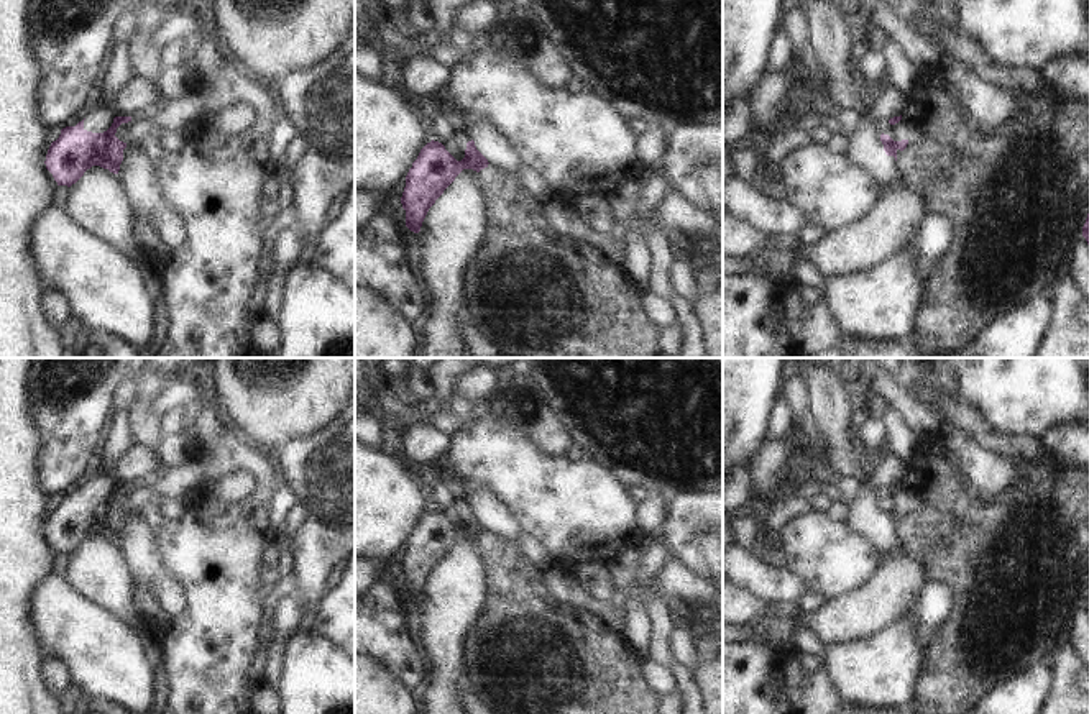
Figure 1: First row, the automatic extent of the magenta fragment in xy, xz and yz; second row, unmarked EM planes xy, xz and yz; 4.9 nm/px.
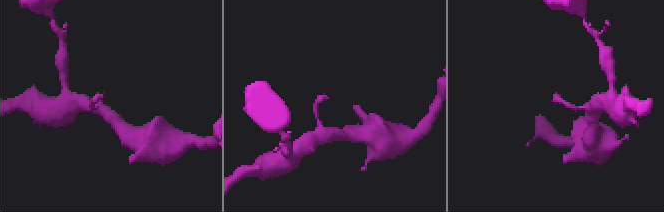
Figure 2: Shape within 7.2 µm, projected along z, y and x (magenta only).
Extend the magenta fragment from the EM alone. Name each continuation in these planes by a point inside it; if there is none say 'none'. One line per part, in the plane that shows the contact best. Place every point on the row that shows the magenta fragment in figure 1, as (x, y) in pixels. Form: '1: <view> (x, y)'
none

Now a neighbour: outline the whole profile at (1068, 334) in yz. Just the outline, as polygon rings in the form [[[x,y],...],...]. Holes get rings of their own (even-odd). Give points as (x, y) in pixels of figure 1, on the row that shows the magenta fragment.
[[[1064,272],[1048,294],[1051,322],[1032,358],[1089,358],[1089,302]]]

